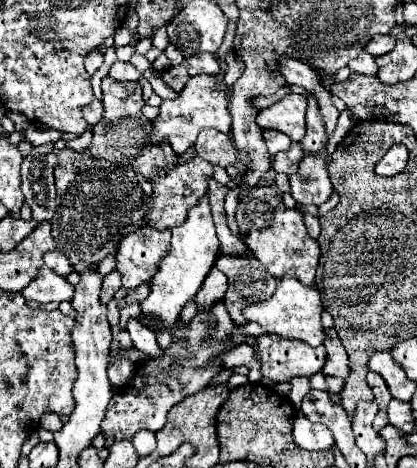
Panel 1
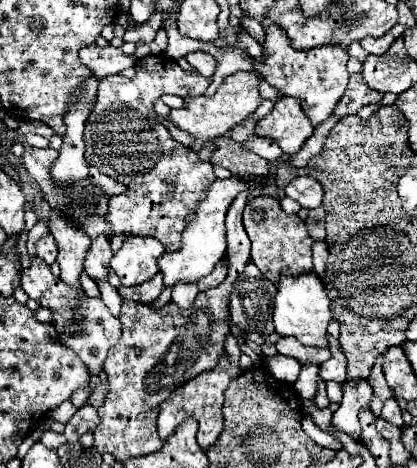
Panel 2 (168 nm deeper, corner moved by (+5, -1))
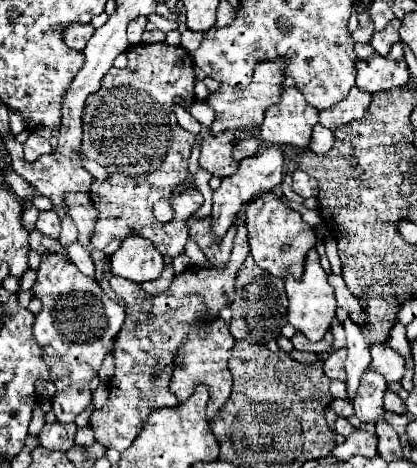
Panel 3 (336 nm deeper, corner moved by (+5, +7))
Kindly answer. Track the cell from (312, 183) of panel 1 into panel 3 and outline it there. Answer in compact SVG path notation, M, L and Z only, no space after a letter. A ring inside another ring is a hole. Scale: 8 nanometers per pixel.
M294 170L292 176L294 176L292 188L294 188L296 194L300 194L302 198L312 198L312 196L318 194L318 184L316 184L316 180L312 176L308 176L302 170Z

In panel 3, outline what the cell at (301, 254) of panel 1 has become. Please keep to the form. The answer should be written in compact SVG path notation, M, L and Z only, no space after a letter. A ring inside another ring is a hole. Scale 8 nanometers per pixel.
M264 192L254 202L248 204L246 228L248 228L250 254L262 270L266 270L278 278L284 278L286 274L292 274L294 278L302 278L306 254L308 254L308 250L312 250L316 246L316 234L300 218L298 212L290 210L274 192Z

